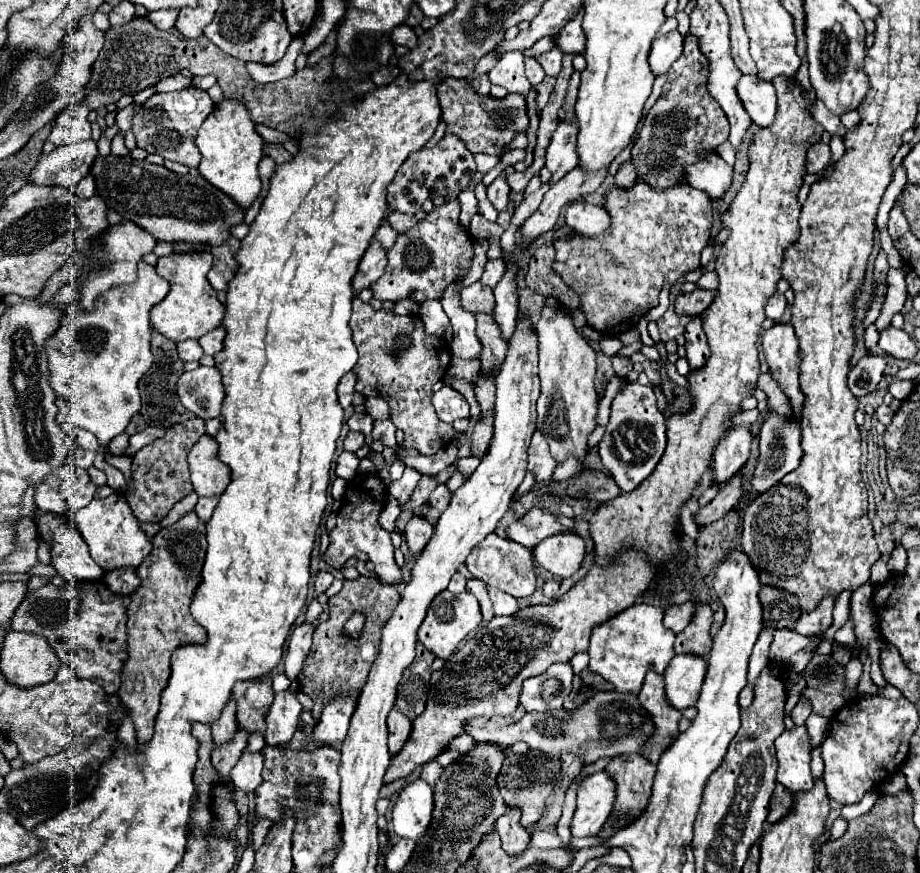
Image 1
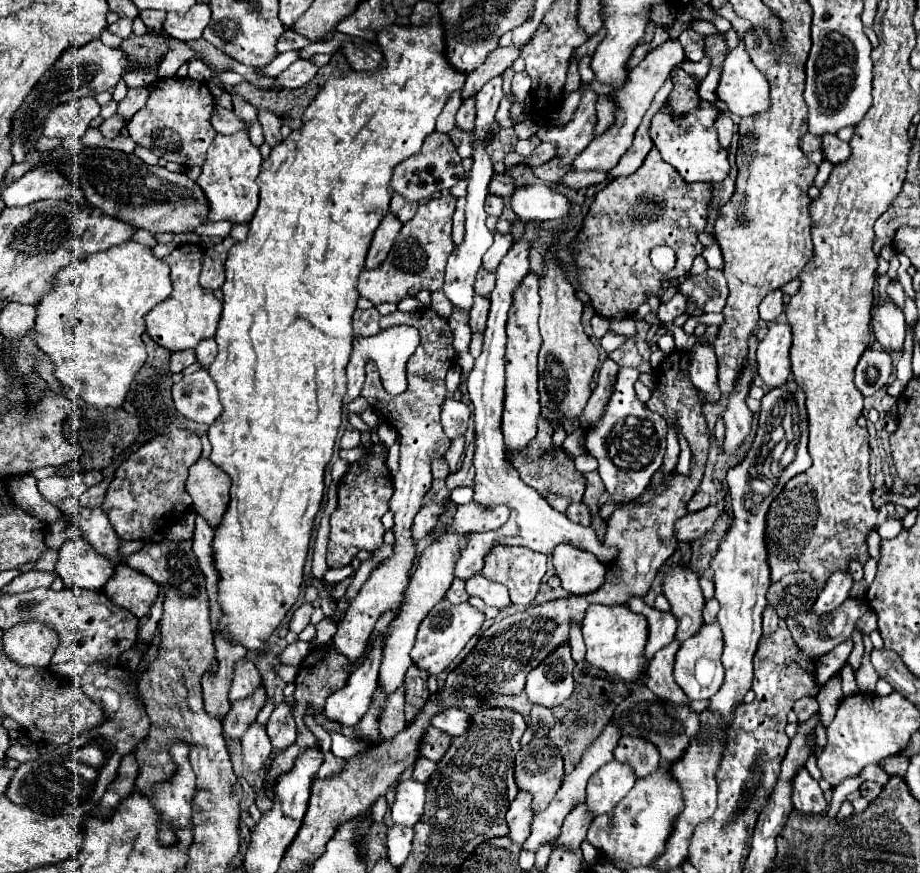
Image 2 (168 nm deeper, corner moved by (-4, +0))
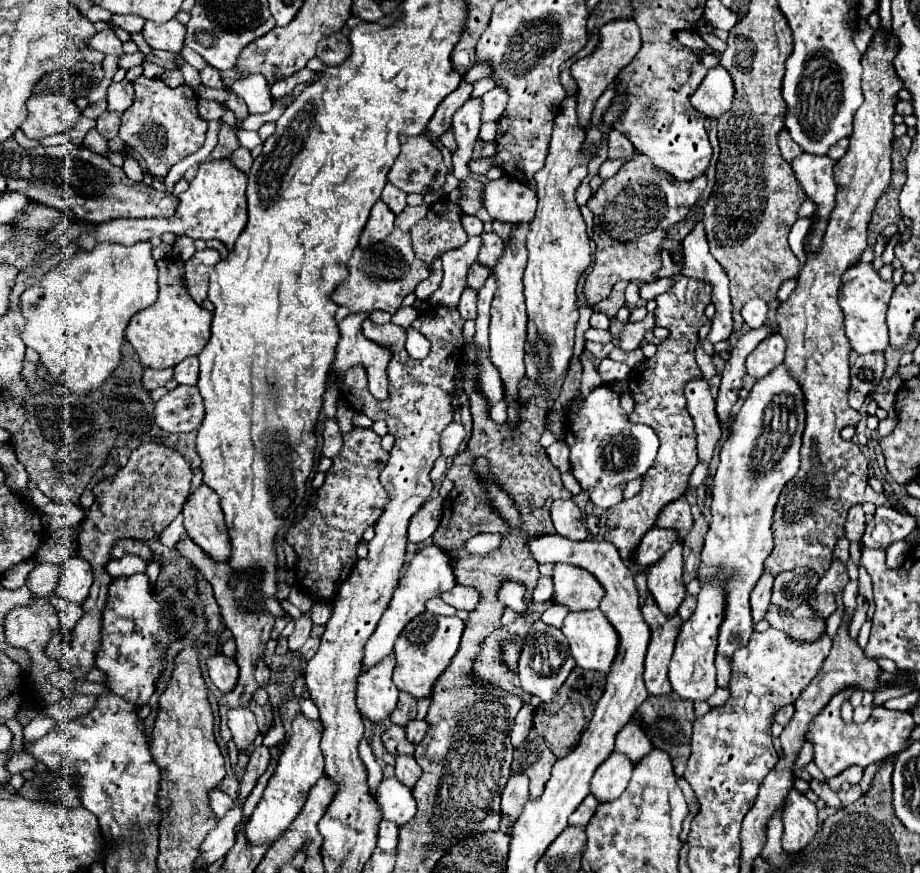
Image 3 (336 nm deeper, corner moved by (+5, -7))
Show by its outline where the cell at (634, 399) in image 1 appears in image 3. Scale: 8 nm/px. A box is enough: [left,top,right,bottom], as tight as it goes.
[565,386,659,510]

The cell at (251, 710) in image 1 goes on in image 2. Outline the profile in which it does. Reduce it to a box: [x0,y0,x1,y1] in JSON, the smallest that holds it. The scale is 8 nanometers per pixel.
[230,659,262,701]

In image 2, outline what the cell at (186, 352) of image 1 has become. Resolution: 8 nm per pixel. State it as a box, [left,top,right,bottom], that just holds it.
[170,351,196,373]

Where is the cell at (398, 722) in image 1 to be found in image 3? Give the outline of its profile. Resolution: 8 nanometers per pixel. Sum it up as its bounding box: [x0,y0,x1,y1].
[357,654,399,722]

